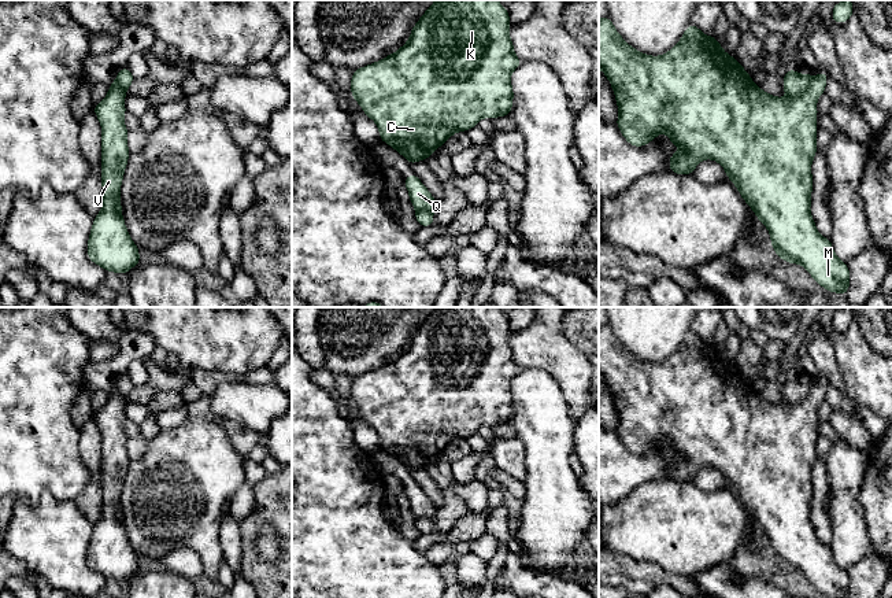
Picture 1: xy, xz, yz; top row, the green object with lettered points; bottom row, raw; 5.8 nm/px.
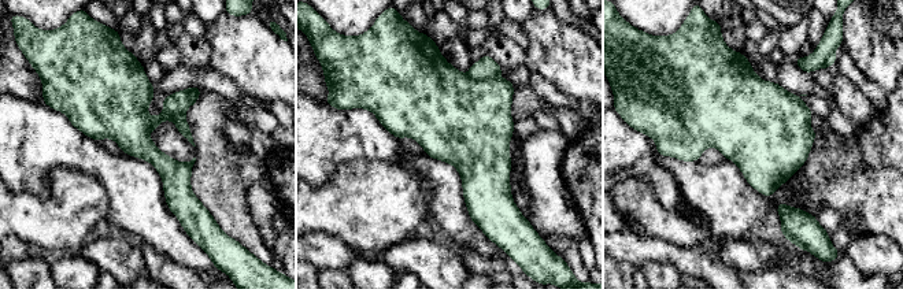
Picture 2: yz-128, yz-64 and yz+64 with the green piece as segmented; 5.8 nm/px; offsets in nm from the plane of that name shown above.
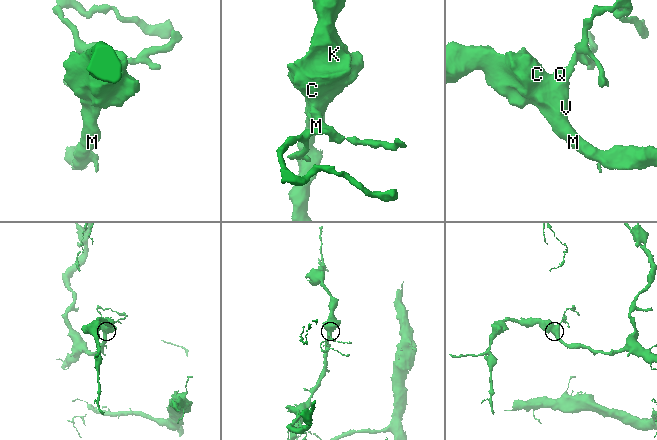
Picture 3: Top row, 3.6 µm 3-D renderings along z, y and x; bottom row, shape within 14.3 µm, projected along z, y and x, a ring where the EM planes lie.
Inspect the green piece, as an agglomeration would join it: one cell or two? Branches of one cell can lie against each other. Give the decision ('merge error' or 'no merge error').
merge error

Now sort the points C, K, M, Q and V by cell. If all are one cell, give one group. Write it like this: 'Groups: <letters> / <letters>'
Groups: C K M V / Q

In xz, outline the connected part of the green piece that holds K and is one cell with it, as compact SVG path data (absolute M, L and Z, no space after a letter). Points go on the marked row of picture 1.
M436 0L414 25L410 38L403 47L378 62L356 69L351 78L349 89L352 97L359 103L362 111L378 126L381 141L396 150L412 165L419 160L426 160L438 147L443 147L452 134L475 128L482 118L510 115L514 100L511 74L522 64L522 60L514 53L514 44L510 38L510 25L507 8L497 0Z

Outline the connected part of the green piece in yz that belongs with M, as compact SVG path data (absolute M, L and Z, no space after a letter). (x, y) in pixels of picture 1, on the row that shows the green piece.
M608 16L599 18L599 69L614 91L618 106L615 123L629 144L645 147L665 132L669 140L680 147L669 159L670 171L680 176L693 174L704 159L718 162L726 171L728 180L736 185L744 202L756 214L758 221L767 228L777 256L786 263L802 265L826 291L847 295L851 280L847 262L834 254L830 239L819 235L810 211L814 184L811 165L818 151L817 100L825 93L829 77L826 71L814 75L808 89L800 96L777 97L760 89L714 36L706 36L693 23L669 52L651 56L629 45Z

